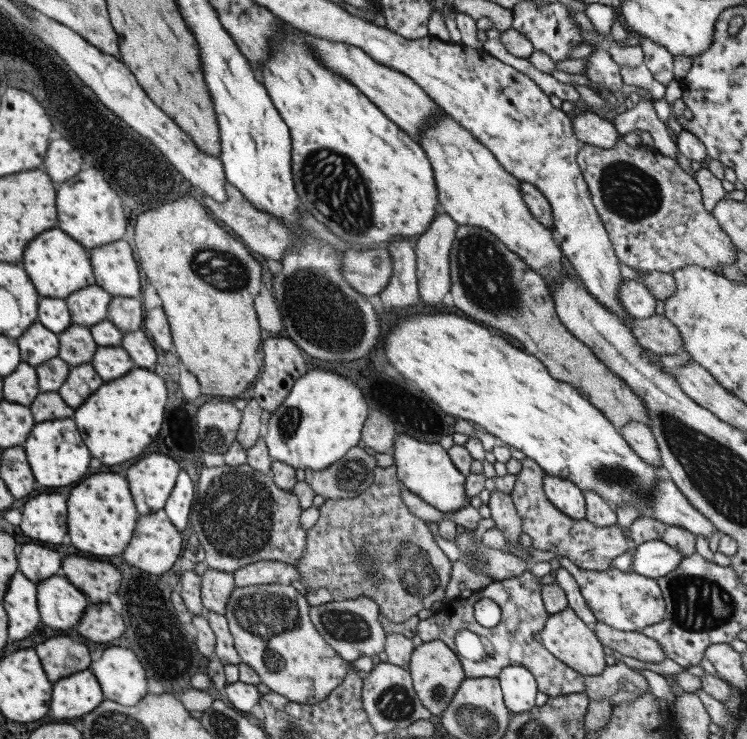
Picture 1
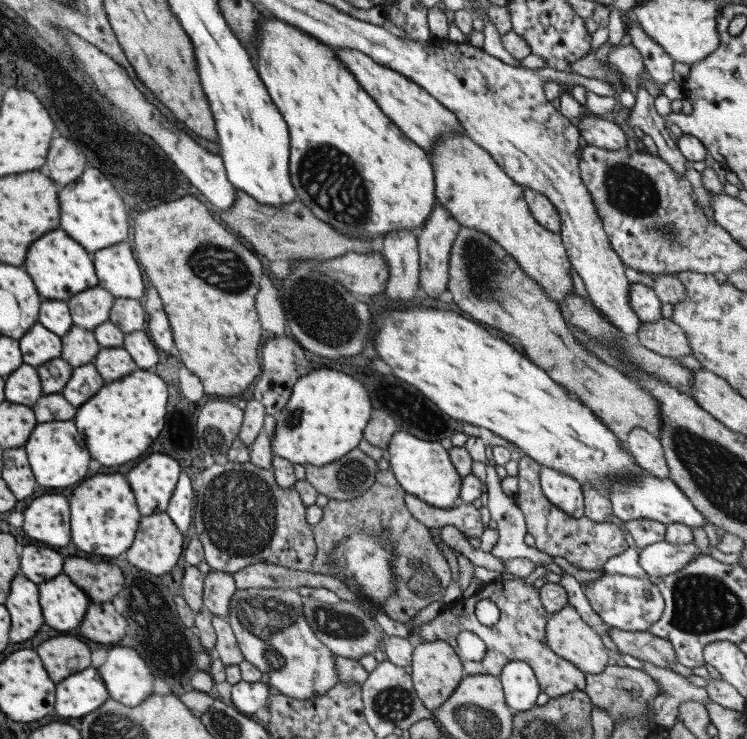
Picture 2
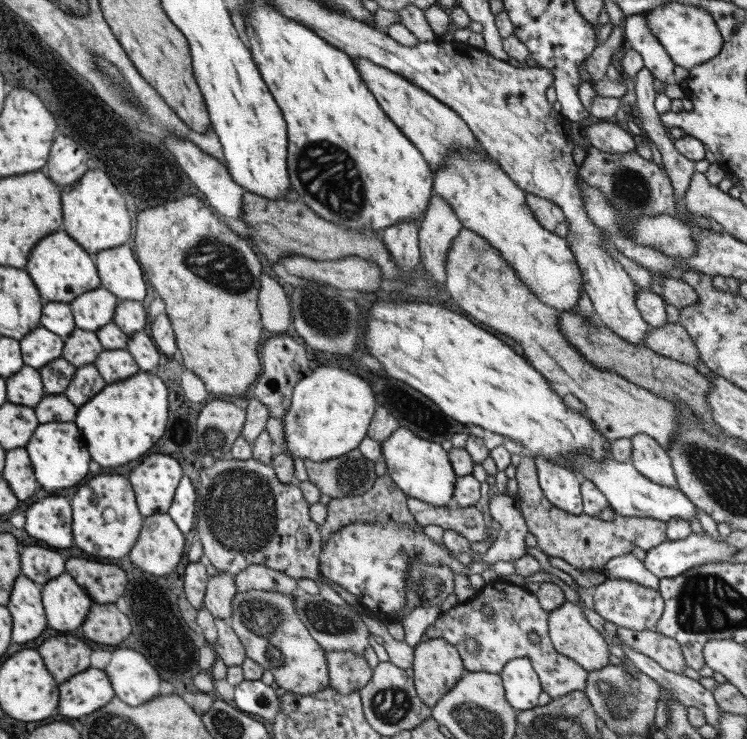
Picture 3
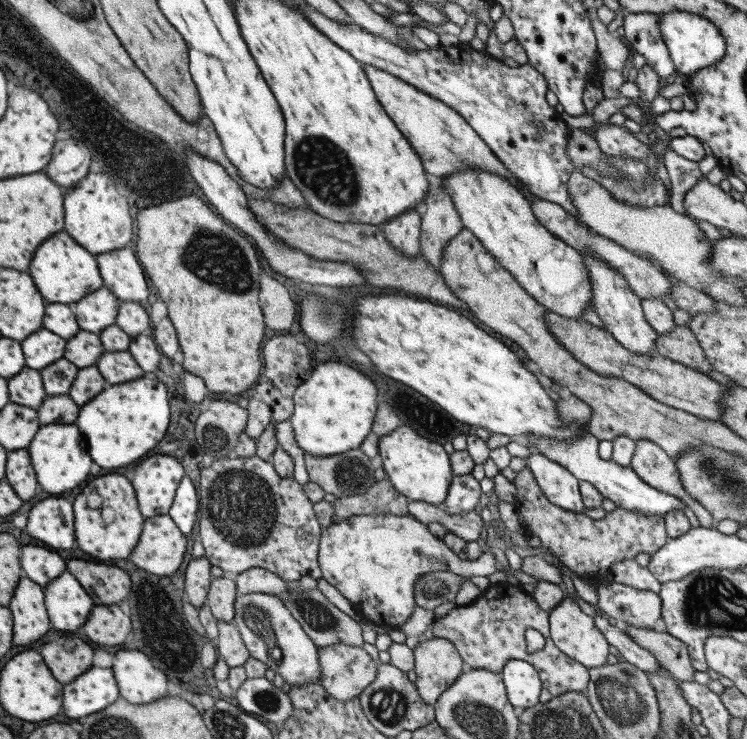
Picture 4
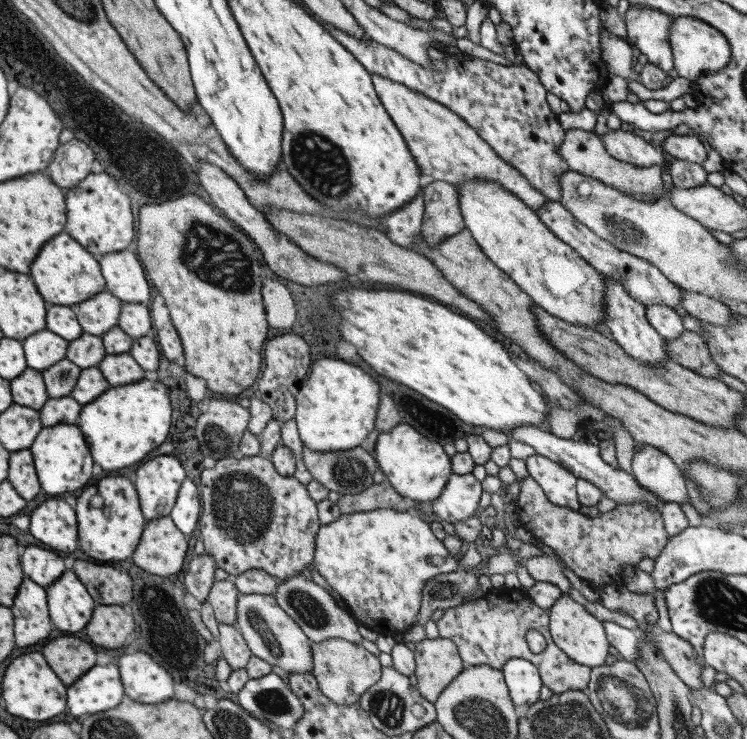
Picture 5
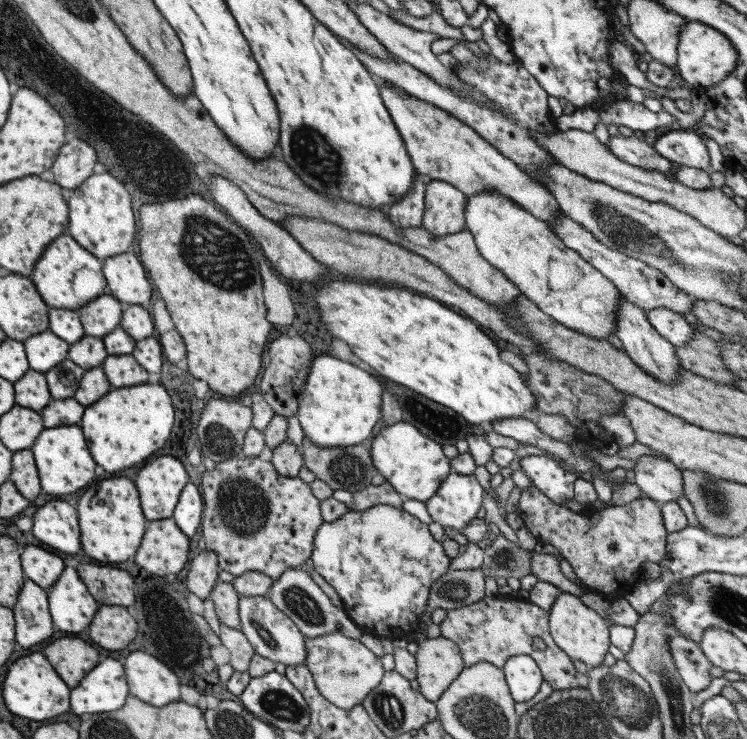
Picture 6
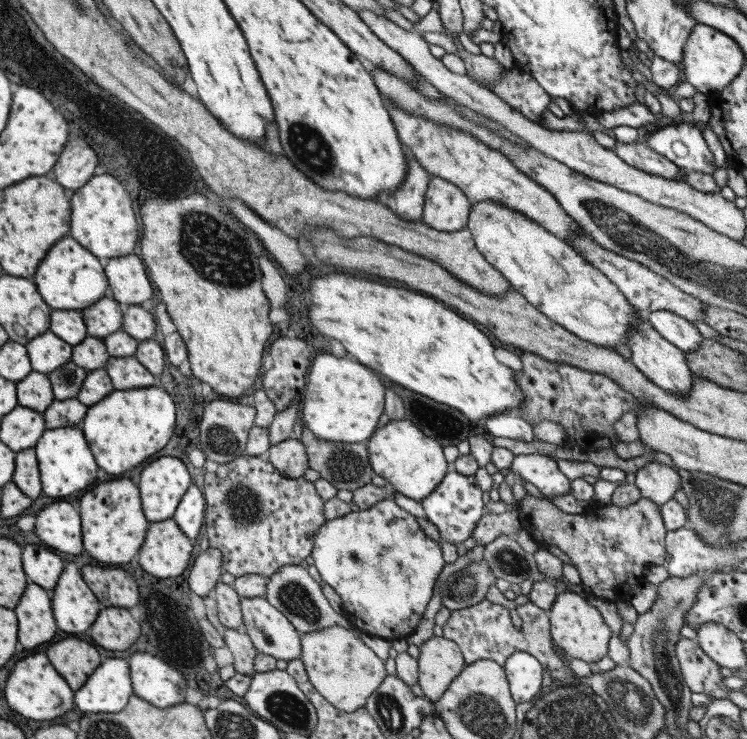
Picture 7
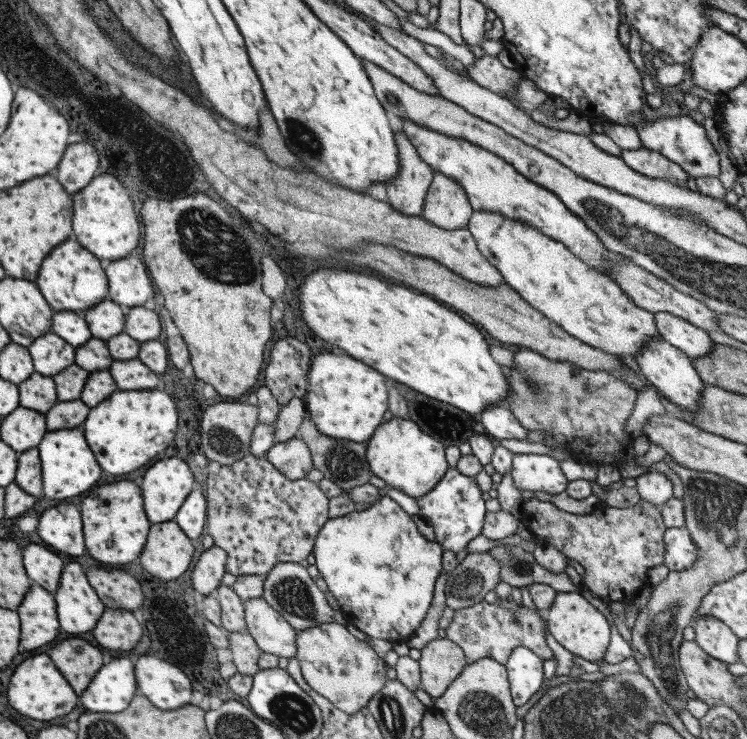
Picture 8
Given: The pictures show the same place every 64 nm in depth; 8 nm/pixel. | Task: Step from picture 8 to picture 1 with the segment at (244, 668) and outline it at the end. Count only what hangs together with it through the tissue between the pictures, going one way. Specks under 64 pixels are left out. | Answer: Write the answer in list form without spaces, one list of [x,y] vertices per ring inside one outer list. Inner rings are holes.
[[[214,611],[204,612],[208,618],[210,628],[216,636],[215,654],[224,665],[239,665],[242,662],[240,654],[236,652],[234,638],[230,632],[227,618]]]

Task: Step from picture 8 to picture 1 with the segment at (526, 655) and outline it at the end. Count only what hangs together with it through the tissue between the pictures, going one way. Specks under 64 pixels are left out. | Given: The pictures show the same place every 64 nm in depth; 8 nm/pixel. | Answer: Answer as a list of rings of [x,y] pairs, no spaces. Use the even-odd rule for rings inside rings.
[[[520,664],[505,666],[497,678],[503,692],[503,700],[512,715],[532,710],[539,690],[530,670]]]

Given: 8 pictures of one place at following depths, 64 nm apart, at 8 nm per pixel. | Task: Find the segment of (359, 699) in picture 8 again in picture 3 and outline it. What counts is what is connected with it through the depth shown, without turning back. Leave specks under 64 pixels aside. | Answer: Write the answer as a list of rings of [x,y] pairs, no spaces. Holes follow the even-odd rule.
[[[326,651],[326,663],[330,687],[334,687],[342,695],[359,691],[372,677],[373,670],[364,654]]]

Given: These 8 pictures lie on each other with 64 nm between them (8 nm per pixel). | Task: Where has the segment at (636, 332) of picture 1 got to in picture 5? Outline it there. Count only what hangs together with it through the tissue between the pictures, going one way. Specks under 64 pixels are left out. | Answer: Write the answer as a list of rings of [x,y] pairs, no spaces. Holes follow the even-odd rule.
[[[682,331],[676,339],[666,339],[666,352],[673,361],[705,377],[721,378],[722,370],[712,360],[706,340],[699,333]]]

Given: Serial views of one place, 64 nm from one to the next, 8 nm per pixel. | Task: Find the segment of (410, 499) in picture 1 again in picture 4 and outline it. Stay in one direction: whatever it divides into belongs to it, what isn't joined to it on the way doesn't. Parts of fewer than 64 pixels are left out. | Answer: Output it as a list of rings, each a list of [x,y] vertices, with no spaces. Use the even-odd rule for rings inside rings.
[[[410,500],[408,503],[409,515],[421,524],[428,525],[436,522],[451,534],[459,536],[466,542],[485,541],[488,535],[483,526],[480,514],[474,509],[466,514],[449,514],[443,506],[428,504],[419,500]]]

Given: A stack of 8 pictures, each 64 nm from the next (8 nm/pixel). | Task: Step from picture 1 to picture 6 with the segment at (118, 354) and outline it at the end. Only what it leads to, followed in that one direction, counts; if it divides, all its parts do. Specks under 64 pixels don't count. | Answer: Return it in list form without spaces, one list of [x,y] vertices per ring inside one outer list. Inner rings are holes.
[[[108,355],[101,364],[110,384],[120,386],[134,386],[148,382],[148,372],[138,364],[131,355]]]

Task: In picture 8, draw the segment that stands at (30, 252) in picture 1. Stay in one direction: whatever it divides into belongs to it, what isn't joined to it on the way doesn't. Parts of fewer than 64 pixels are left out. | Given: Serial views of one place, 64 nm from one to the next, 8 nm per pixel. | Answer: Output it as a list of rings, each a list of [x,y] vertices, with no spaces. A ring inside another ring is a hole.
[[[66,240],[50,252],[50,256],[42,262],[42,268],[38,270],[36,284],[54,312],[83,313],[109,296],[108,279],[104,268],[100,266],[100,260],[94,258],[94,254],[90,254],[86,248],[82,248],[76,240]]]

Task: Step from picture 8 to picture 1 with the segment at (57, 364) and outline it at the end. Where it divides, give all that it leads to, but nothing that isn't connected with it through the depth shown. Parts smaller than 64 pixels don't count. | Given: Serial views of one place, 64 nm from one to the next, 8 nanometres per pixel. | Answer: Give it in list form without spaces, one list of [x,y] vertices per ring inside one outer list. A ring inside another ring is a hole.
[[[37,320],[17,338],[17,342],[22,362],[28,363],[31,367],[37,367],[59,353],[58,335],[50,332]]]

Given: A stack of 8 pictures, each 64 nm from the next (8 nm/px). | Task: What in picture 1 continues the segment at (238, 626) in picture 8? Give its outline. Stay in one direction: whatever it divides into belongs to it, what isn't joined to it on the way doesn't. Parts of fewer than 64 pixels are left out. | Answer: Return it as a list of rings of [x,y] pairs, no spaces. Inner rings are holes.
[[[208,568],[201,578],[201,602],[205,611],[214,611],[223,615],[228,598],[236,588],[233,575]]]

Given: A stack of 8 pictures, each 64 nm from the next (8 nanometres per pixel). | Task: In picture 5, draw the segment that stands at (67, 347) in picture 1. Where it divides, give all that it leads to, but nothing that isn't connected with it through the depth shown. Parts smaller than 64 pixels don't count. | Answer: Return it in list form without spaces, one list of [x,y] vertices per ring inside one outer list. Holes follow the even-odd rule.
[[[83,332],[76,340],[69,342],[66,359],[85,369],[98,366],[106,355],[101,336]]]

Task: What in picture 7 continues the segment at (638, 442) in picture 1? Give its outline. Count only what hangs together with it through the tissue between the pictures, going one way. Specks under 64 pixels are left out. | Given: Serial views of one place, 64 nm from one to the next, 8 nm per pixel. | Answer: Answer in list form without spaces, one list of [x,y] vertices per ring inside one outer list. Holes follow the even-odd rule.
[[[657,461],[648,462],[636,473],[634,485],[640,490],[641,497],[663,505],[674,499],[674,494],[681,488],[679,473],[670,466]]]

